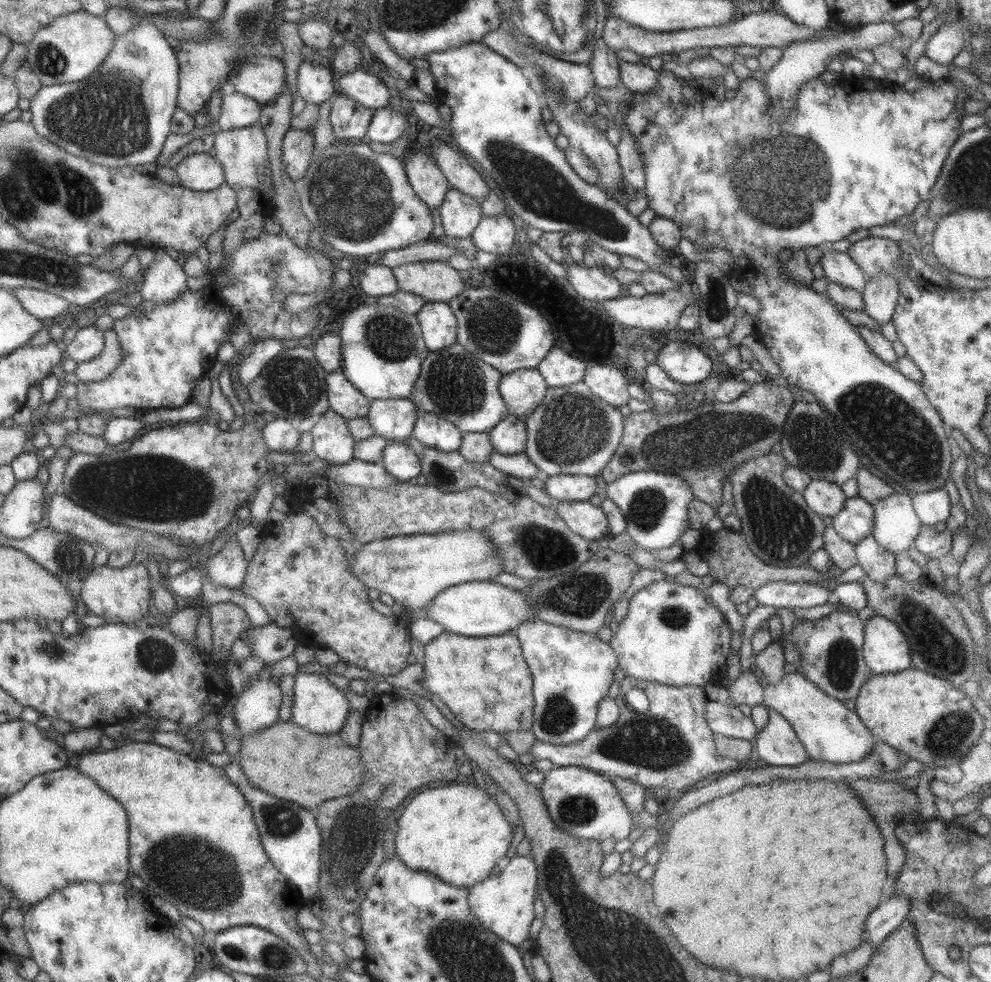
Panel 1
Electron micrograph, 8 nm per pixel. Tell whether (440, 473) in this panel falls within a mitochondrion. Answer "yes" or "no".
yes

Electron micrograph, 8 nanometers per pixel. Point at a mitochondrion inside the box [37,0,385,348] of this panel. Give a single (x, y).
(115, 124)

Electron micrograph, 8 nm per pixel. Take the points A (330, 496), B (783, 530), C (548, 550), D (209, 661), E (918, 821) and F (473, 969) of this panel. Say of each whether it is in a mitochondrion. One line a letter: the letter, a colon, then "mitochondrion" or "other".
A: other
B: mitochondrion
C: mitochondrion
D: other
E: other
F: mitochondrion

